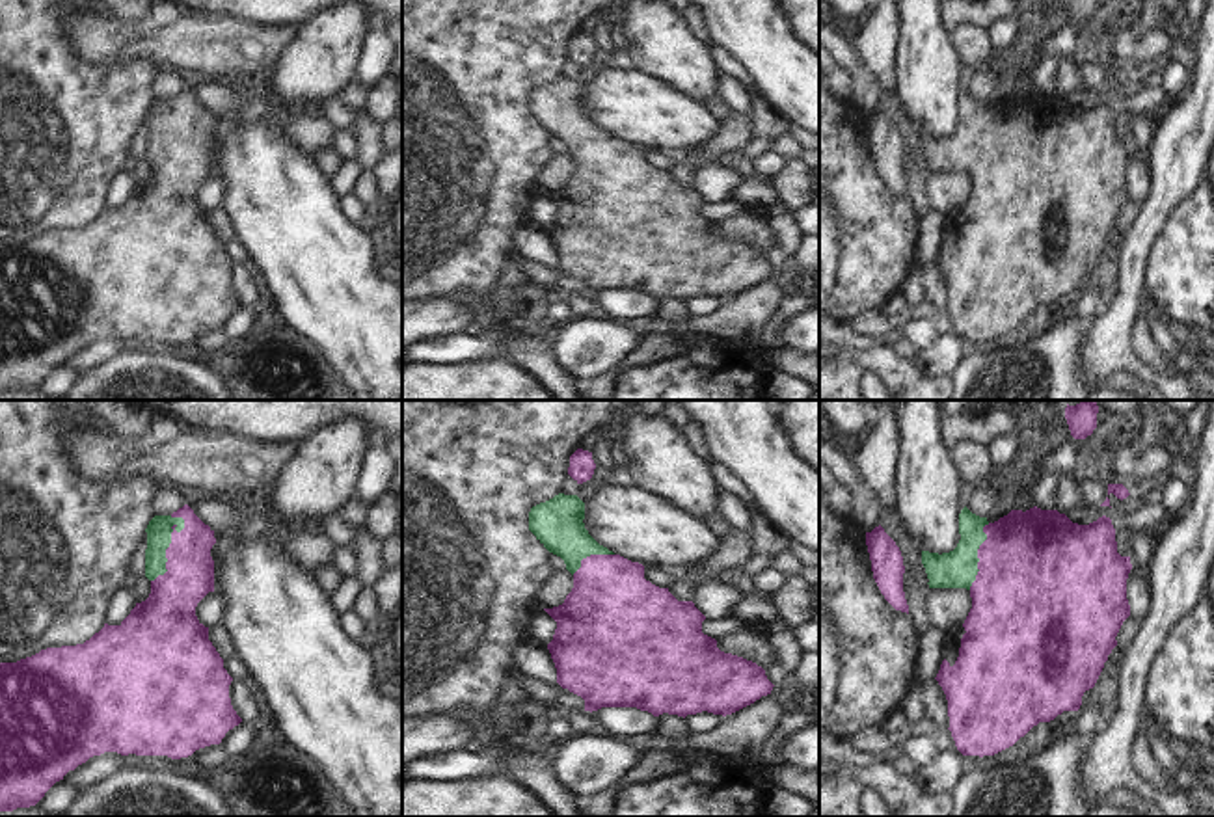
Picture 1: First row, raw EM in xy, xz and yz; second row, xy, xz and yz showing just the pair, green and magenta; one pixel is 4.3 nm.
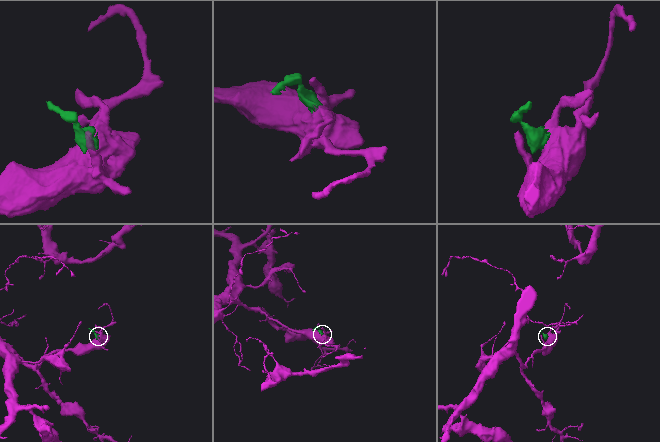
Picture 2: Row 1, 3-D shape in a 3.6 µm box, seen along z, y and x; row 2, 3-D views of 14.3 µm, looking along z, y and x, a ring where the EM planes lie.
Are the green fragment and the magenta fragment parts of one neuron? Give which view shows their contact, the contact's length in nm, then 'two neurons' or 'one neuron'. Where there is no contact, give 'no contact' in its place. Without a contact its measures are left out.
contact in xy; length 320 nm; one neuron

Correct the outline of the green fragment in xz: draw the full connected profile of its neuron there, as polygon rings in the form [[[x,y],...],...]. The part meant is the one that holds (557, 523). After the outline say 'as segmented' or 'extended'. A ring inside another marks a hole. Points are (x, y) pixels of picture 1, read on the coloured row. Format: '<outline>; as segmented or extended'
[[[564,493],[533,506],[529,512],[529,530],[549,553],[560,556],[573,575],[573,588],[564,603],[544,610],[557,622],[553,640],[547,644],[557,668],[557,683],[581,696],[585,711],[637,707],[654,717],[668,713],[685,718],[702,711],[726,717],[771,694],[775,685],[762,666],[721,651],[717,640],[702,633],[706,616],[693,601],[678,601],[668,588],[646,581],[642,564],[600,545],[585,529],[583,519],[585,502],[577,495]]]; extended

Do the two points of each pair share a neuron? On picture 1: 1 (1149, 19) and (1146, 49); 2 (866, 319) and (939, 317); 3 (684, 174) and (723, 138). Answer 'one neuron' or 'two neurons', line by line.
1: two neurons
2: one neuron
3: one neuron

